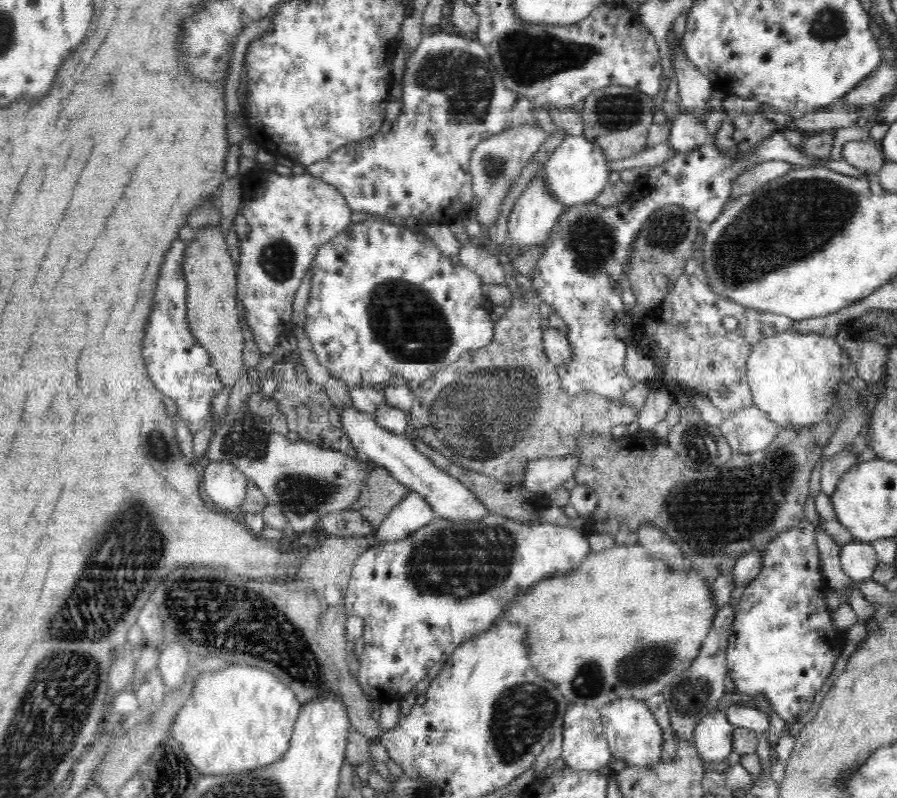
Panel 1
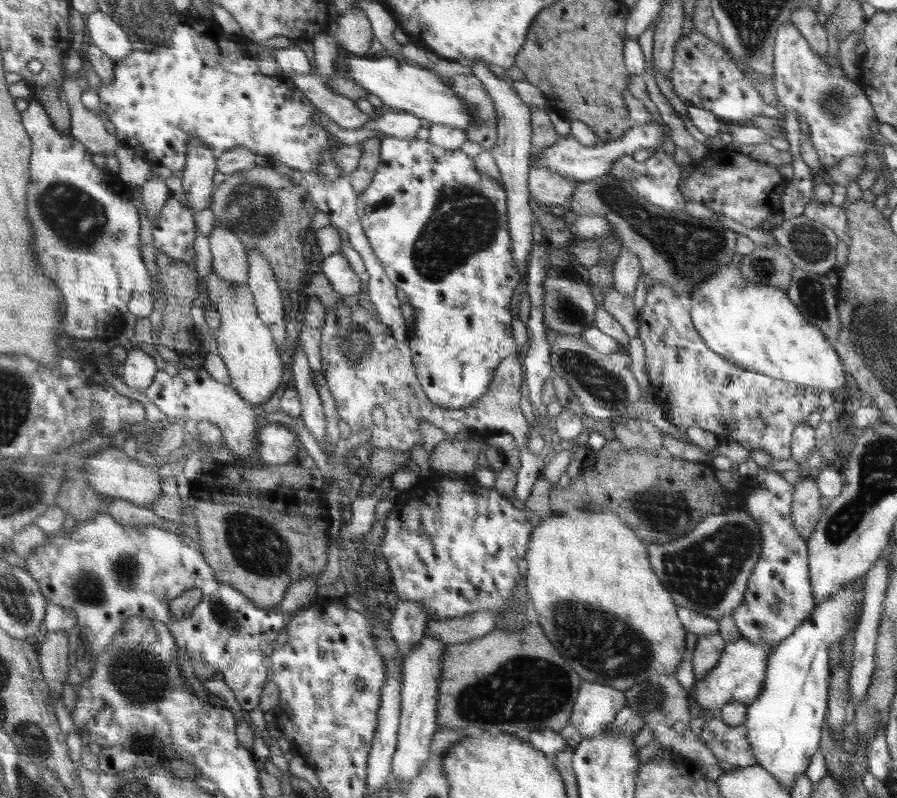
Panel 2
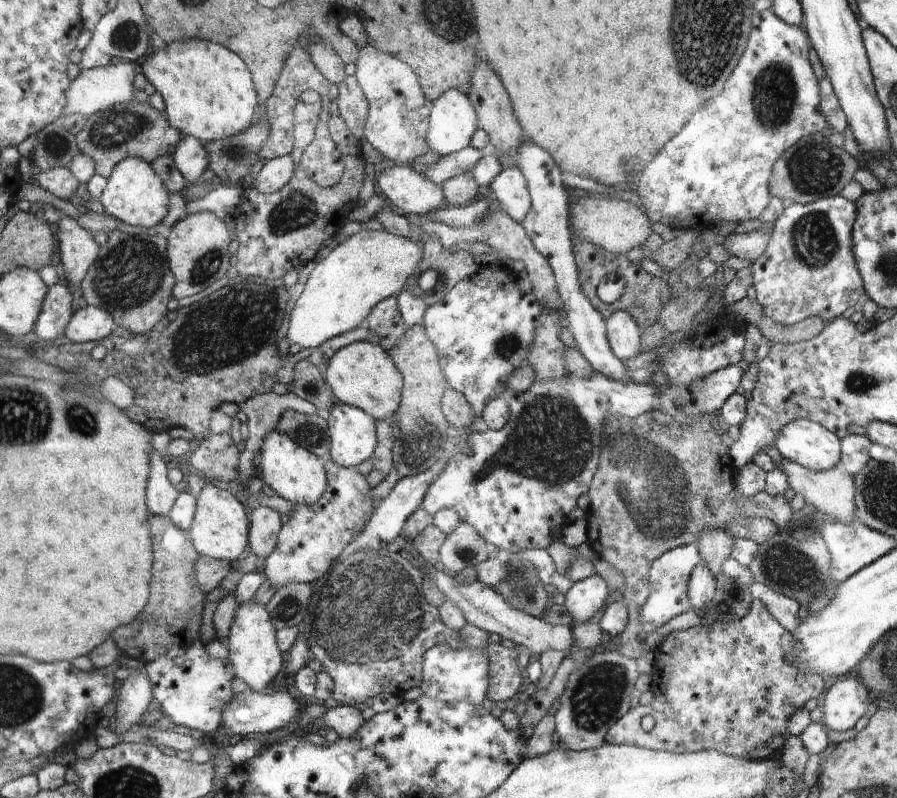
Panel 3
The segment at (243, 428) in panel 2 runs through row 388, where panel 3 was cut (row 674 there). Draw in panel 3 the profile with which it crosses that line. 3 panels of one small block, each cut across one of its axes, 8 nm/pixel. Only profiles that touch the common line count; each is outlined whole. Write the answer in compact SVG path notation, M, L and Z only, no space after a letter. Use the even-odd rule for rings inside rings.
M196 641L187 649L185 662L181 665L166 655L147 663L149 677L153 682L153 693L163 706L166 717L172 722L212 735L219 732L227 706L234 700L232 680L237 672L230 658L224 660L210 656L206 645L201 641Z

